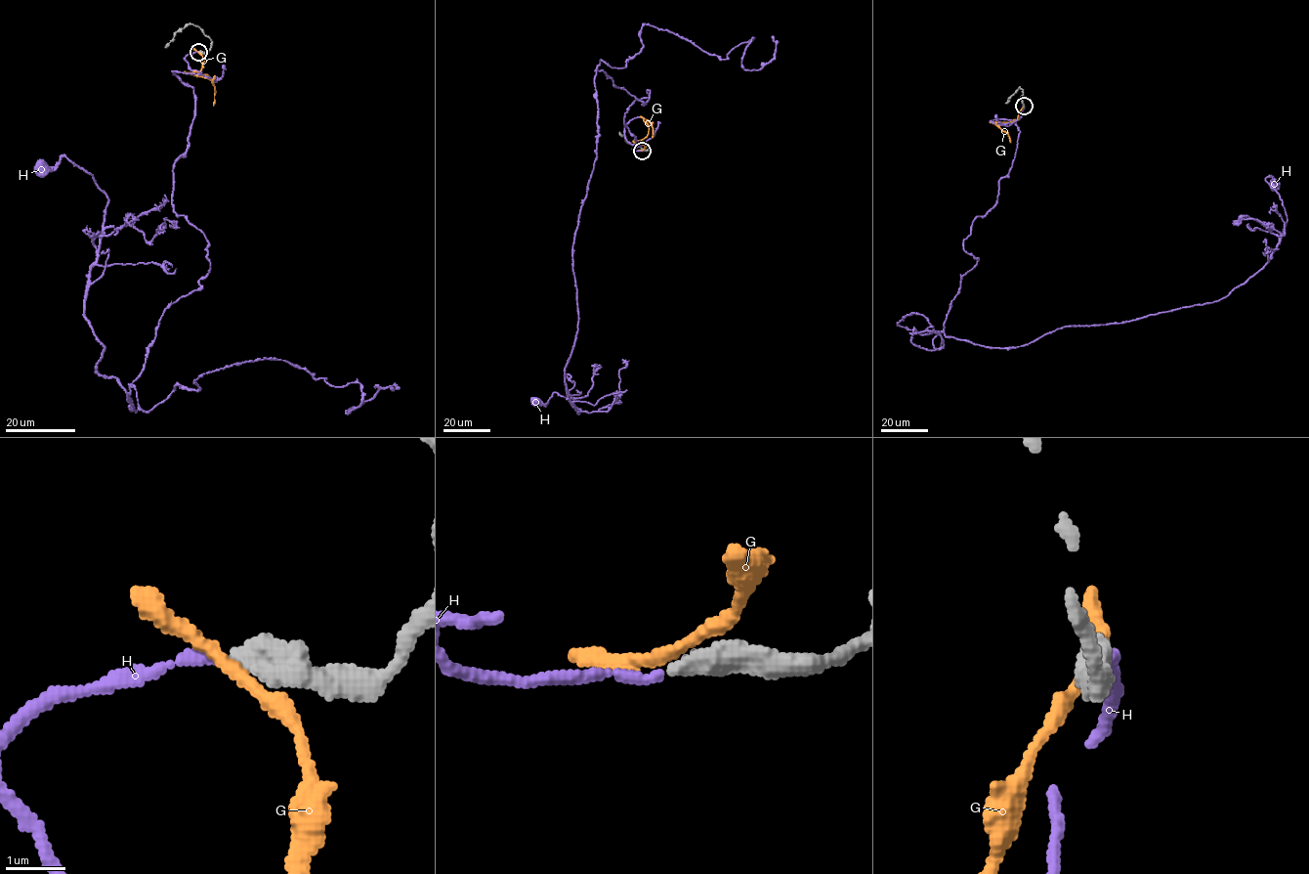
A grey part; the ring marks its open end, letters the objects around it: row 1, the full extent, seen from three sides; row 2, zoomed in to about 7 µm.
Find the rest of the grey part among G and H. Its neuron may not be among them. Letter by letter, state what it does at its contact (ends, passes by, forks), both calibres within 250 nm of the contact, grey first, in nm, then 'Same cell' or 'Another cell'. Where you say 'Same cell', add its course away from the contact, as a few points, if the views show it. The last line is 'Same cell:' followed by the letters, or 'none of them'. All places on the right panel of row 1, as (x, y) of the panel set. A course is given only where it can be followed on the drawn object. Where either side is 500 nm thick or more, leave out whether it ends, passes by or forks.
G: Thickness 550 nm (grey) against 190 nm. Another cell
H: It ends there. Thickness 440 nm (grey) against 150 nm. Same cell. Its course: (1024, 106), (991, 121), (1017, 148), (946, 336), (1218, 301), (1277, 246), (1275, 185)
Same cell: H

